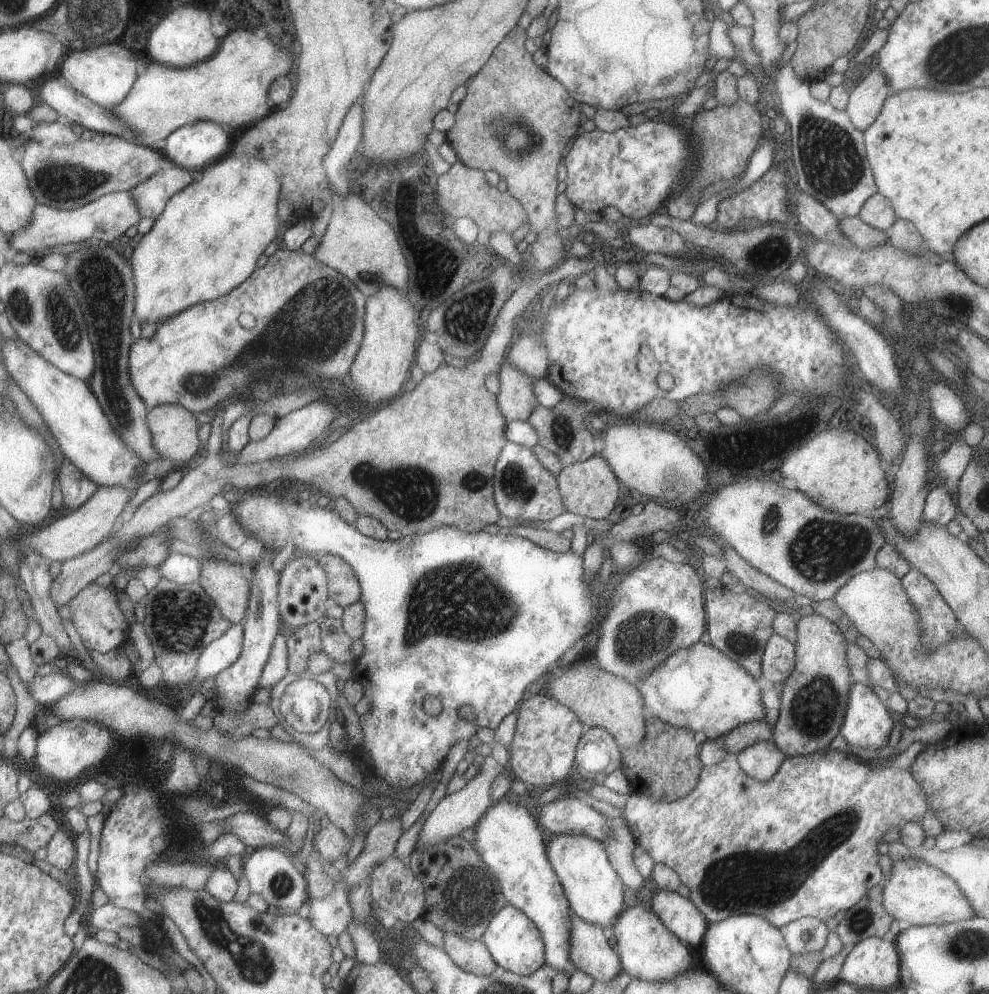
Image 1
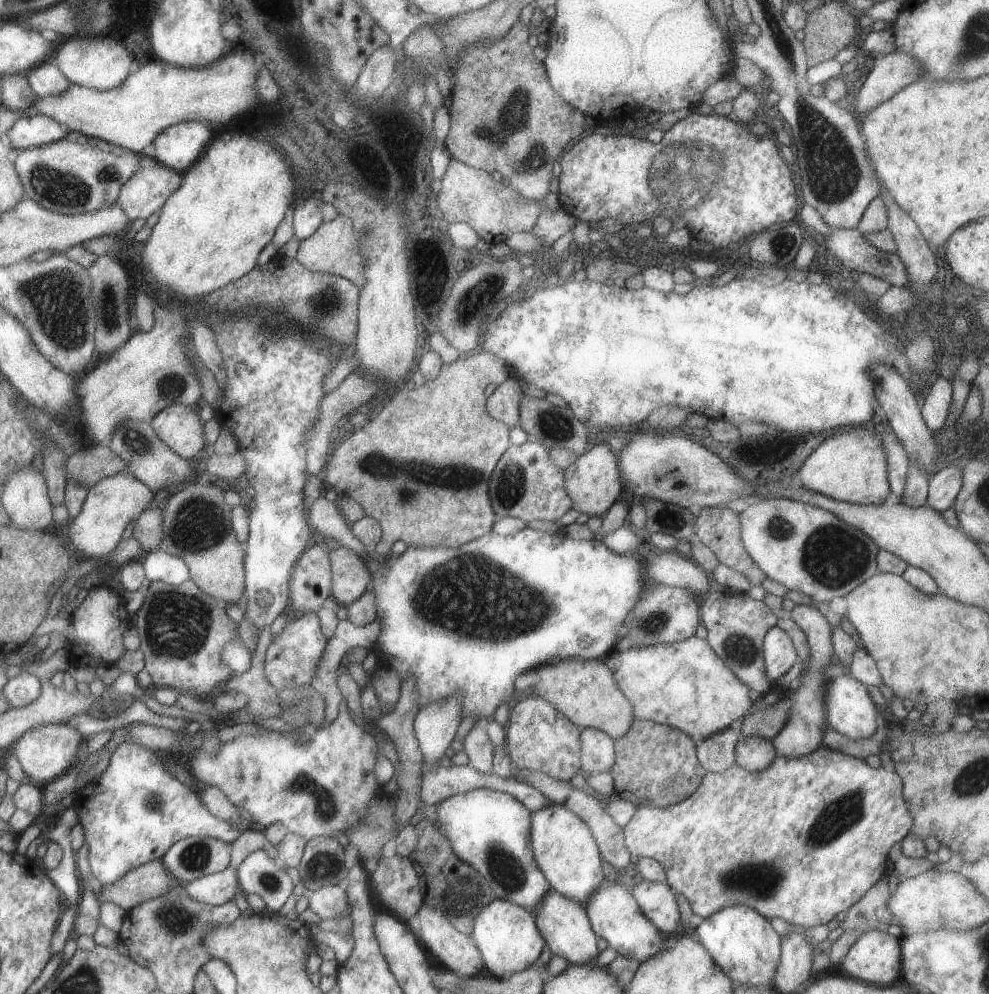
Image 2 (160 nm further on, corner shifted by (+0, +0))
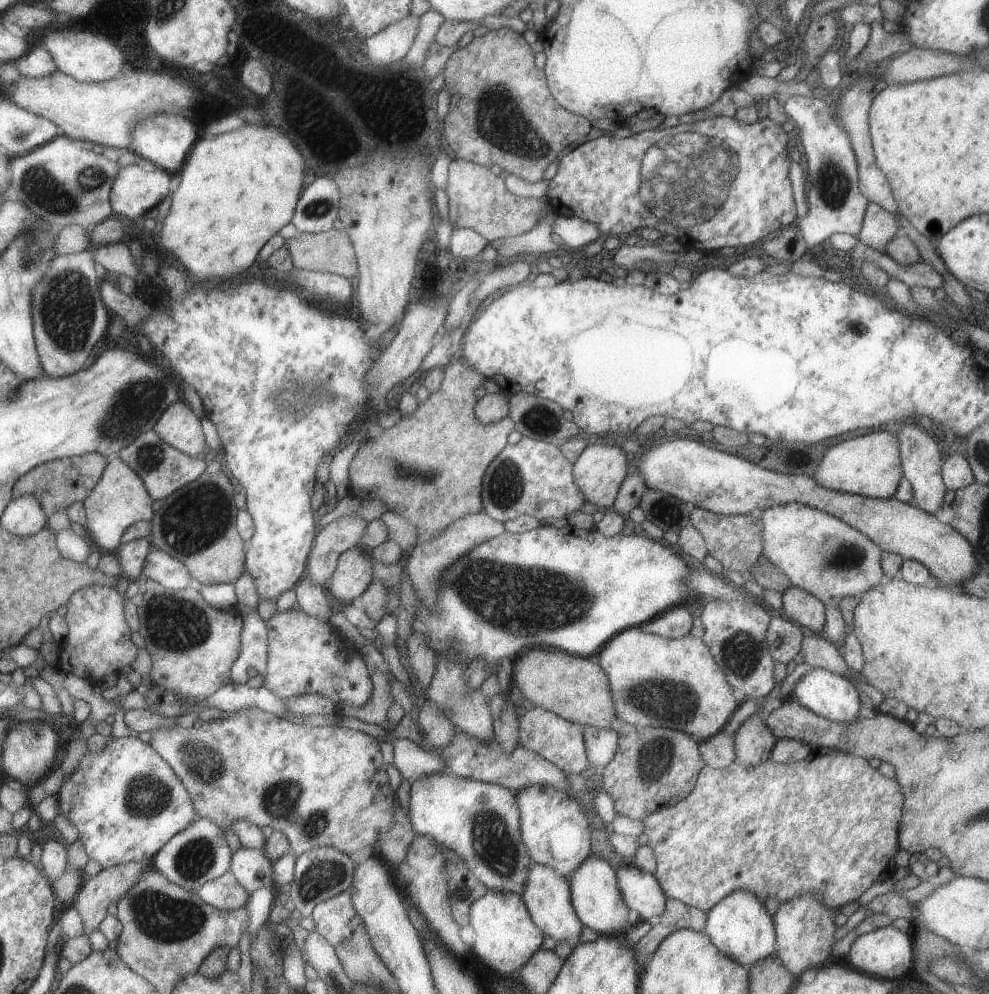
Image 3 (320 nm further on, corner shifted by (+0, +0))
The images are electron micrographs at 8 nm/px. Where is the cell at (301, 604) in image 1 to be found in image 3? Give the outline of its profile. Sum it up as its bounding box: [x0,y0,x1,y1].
[305,515,368,585]

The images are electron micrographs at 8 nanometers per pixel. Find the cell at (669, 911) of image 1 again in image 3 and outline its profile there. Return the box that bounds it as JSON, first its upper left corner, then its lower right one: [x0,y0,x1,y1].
[616,860,667,921]

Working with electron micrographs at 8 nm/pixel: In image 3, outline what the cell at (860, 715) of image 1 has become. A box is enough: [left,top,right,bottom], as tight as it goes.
[792,669,861,722]

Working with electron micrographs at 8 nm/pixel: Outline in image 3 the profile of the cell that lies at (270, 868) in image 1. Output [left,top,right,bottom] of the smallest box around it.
[230,846,273,893]

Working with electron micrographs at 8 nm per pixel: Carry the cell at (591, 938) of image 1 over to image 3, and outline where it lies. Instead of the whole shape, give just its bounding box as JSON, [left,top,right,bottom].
[520,863,582,945]

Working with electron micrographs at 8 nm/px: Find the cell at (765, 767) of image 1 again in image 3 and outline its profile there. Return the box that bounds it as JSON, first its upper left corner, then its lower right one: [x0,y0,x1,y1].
[734,715,776,767]

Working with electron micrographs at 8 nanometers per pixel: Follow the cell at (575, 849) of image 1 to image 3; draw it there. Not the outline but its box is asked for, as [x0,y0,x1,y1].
[515,785,591,880]

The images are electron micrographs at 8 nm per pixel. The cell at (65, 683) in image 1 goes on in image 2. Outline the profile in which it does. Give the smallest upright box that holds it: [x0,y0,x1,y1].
[1,670,40,707]

